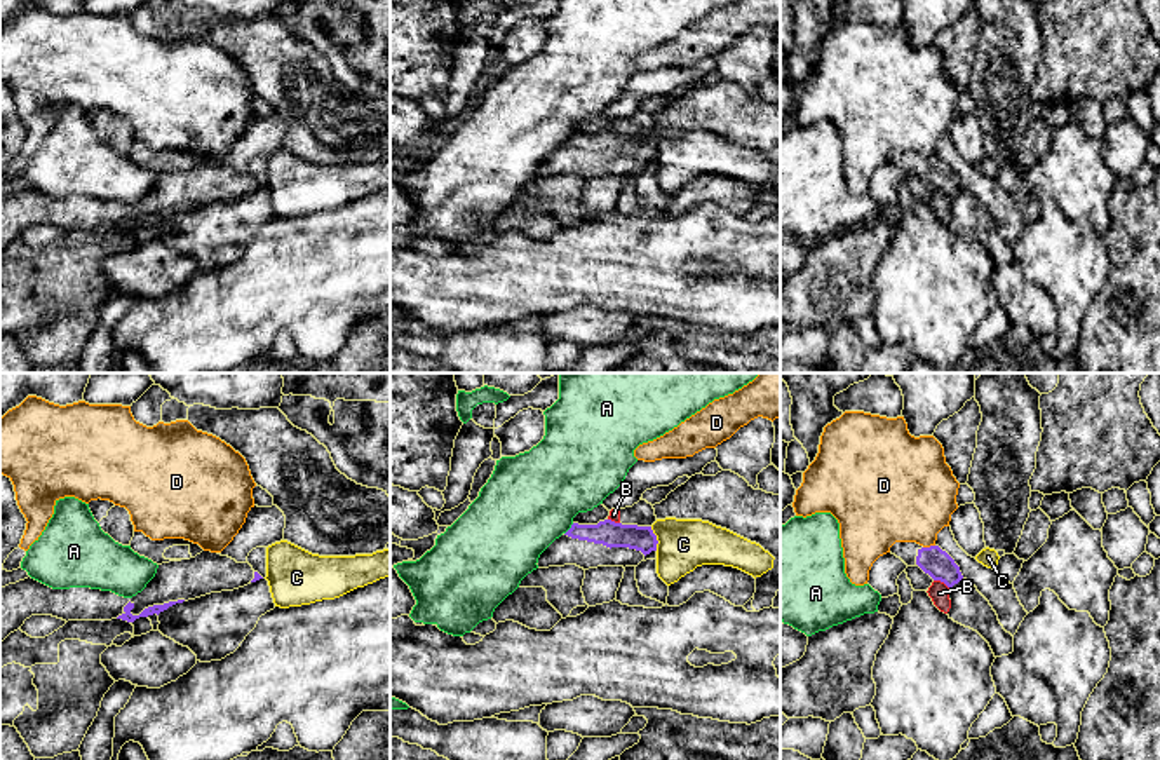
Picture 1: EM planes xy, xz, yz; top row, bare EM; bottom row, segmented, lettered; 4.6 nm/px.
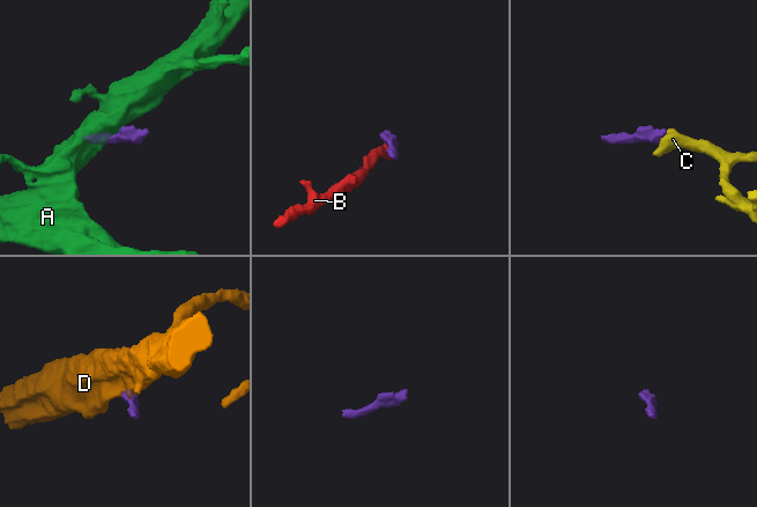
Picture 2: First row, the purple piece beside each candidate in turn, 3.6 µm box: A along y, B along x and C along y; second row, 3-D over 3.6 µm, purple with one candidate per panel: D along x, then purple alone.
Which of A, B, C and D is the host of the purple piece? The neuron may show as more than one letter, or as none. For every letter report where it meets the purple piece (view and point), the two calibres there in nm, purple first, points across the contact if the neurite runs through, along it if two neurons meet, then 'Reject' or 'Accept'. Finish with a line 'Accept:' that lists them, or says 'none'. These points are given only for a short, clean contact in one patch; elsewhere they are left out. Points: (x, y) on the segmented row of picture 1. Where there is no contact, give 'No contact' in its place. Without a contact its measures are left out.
A: Touches purple at xz (570, 529). Thickness 120 nm (purple) against 420 nm. Reject
B: Touches purple at yz (943, 581). Thickness 140 nm (purple) against 90 nm. Boundary: yz (934, 579), (939, 579), (950, 590). Reject
C: Touches purple at xz (655, 539). Thickness 120 nm (purple) against 240 nm. Boundary: xz (650, 527), (657, 549). Reject
D: Touches purple at yz (930, 546). Thickness 140 nm (purple) against 420 nm. Boundary: yz (934, 544), (923, 548). Reject
Accept: none

